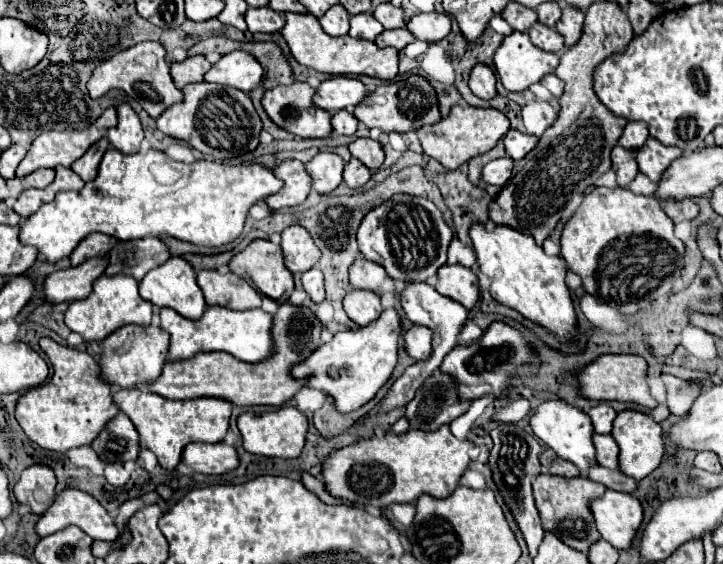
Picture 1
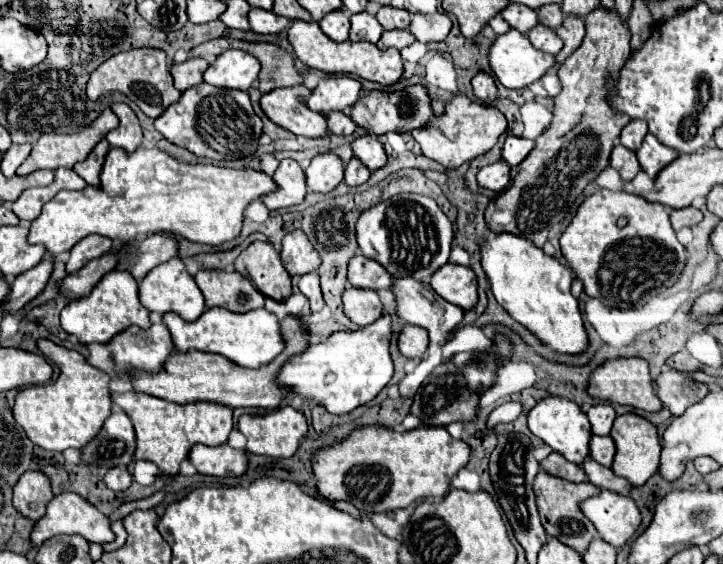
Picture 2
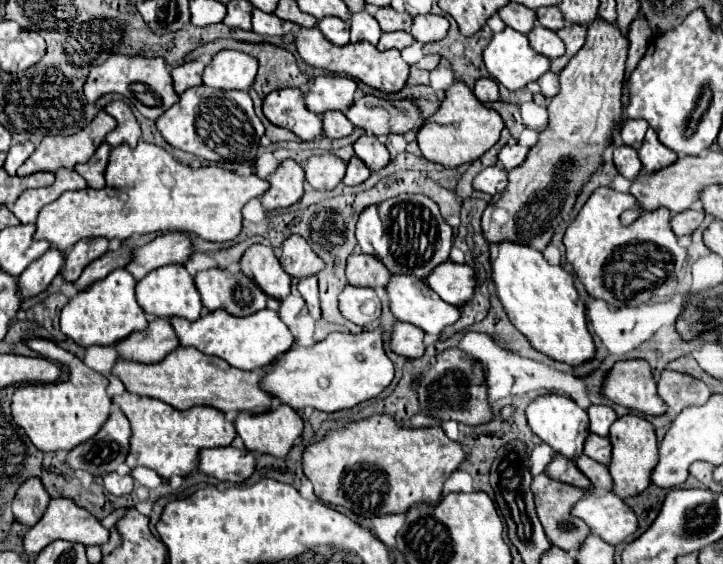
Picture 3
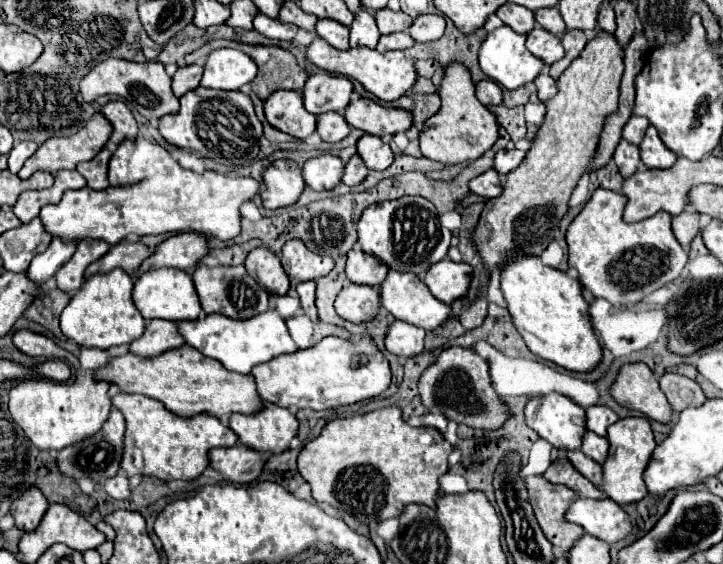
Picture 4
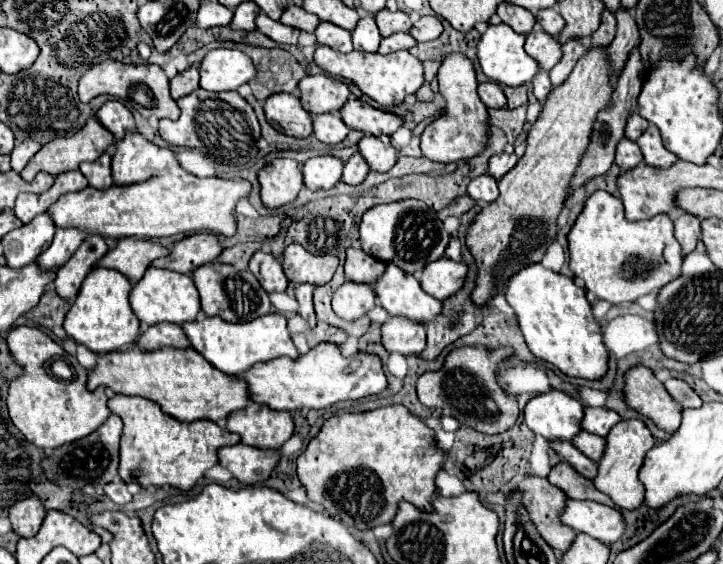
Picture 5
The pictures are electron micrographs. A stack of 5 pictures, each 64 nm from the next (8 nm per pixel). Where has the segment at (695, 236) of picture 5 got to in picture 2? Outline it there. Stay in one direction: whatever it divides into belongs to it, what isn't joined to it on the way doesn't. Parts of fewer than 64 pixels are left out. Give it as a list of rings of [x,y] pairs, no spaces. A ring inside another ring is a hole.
[[[694,206],[688,208],[680,208],[680,210],[670,210],[670,218],[672,218],[672,228],[680,230],[686,226],[694,226],[702,220],[702,212]]]

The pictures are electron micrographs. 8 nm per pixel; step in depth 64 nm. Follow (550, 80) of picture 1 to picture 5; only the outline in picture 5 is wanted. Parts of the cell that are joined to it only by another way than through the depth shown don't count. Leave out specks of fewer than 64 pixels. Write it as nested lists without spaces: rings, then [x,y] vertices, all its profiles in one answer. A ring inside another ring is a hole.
[[[538,72],[534,78],[532,78],[532,86],[534,86],[534,96],[538,98],[538,102],[546,102],[546,96],[552,92],[552,84],[550,84],[550,78],[546,72]]]

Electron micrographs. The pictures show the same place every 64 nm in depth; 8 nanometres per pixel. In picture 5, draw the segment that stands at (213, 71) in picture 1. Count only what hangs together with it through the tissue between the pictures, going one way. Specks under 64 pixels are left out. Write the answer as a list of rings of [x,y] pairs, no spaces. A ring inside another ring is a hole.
[[[216,48],[210,50],[198,66],[200,70],[200,88],[212,92],[230,92],[238,90],[242,84],[250,82],[256,74],[252,60],[240,50]]]

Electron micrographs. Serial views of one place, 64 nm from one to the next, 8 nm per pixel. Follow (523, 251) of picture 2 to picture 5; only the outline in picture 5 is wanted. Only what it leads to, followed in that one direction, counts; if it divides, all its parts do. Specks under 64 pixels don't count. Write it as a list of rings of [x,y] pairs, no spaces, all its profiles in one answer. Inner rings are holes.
[[[542,264],[522,268],[506,288],[506,300],[518,316],[520,330],[532,354],[570,378],[600,380],[608,372],[608,350],[586,292],[572,278],[546,270]]]

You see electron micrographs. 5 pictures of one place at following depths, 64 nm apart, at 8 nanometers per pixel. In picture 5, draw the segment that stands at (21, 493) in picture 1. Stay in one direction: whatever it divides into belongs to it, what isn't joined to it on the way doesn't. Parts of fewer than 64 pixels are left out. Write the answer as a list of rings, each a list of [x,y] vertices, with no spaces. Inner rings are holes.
[[[32,496],[28,500],[20,500],[10,508],[12,530],[20,538],[36,536],[42,522],[44,522],[44,516],[46,516],[46,510],[44,510],[42,502],[36,496]]]

